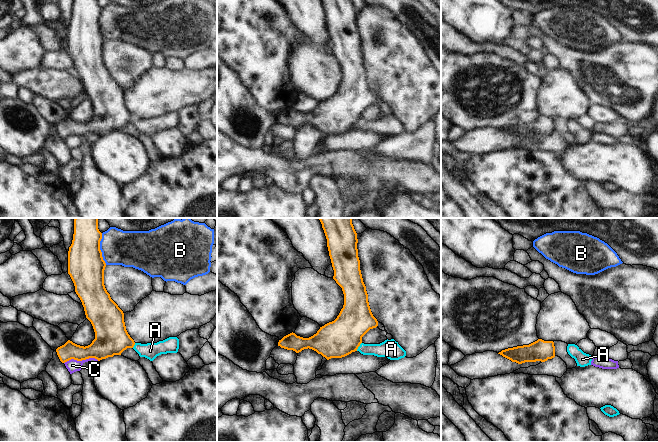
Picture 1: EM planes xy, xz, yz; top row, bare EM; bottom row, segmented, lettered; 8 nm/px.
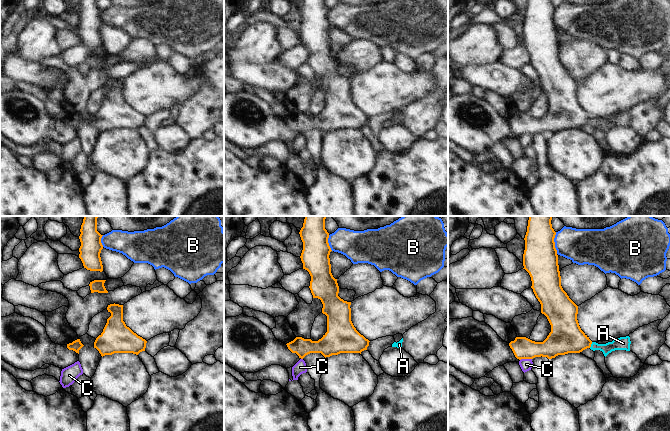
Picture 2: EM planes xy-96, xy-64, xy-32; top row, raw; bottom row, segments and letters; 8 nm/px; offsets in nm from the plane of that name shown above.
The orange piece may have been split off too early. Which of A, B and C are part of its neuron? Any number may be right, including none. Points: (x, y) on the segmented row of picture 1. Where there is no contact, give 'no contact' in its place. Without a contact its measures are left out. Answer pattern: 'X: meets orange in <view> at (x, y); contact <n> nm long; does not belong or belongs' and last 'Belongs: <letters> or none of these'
A: meets orange in xz at (359, 345); contact 80 nm long; does not belong
B: meets orange in xy at (99, 249); contact 260 nm long; does not belong
C: meets orange in xy at (81, 360); contact 280 nm long; does not belong
Belongs: none of these

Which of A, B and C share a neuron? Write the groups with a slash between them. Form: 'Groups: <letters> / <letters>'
Groups: A / B / C.

